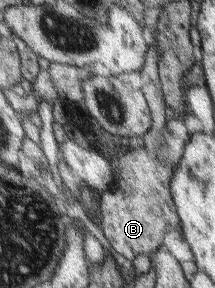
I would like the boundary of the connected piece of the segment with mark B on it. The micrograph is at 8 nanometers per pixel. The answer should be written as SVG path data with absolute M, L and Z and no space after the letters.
M155 32L147 34L150 39L146 63L141 74L135 79L143 91L148 105L152 110L152 129L143 137L144 147L127 150L123 149L118 156L119 174L117 182L111 190L100 194L102 214L104 218L102 230L110 244L118 254L132 263L141 255L157 252L171 228L182 224L178 208L173 198L171 181L174 170L171 165L163 165L158 157L158 146L164 139L167 130L168 106L162 89L159 75L159 41L155 40Z

